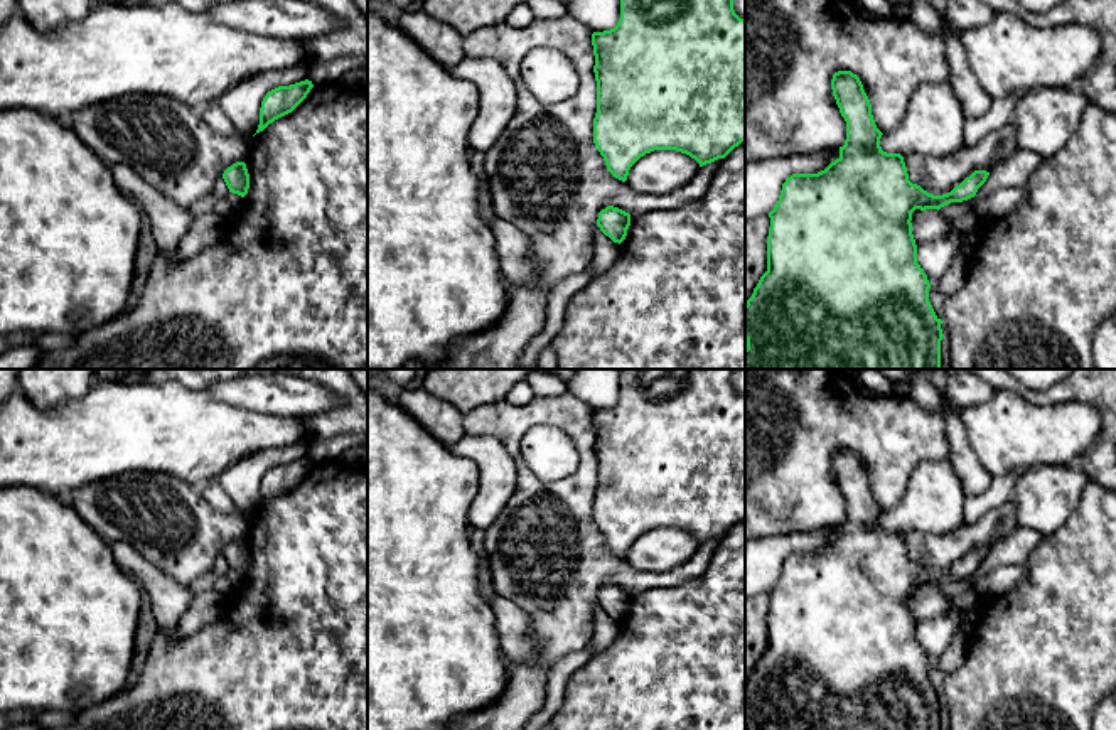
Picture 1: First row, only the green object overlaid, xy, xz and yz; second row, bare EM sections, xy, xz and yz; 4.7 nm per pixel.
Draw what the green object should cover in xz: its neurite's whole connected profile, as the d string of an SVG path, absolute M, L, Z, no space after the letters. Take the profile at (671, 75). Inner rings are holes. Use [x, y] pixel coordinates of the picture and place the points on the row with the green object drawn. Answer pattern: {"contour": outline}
{"contour": "M620 0L620 19L610 30L593 32L597 113L593 118L593 143L605 160L607 170L625 182L630 167L654 150L676 150L695 158L700 167L725 158L745 142L745 19L733 10L733 0Z"}

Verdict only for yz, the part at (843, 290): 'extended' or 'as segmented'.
as segmented

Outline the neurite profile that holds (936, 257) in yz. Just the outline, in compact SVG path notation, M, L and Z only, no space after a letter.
M954 229L917 248L917 263L927 275L931 285L937 285L952 261L959 258L959 244L963 238L964 236Z

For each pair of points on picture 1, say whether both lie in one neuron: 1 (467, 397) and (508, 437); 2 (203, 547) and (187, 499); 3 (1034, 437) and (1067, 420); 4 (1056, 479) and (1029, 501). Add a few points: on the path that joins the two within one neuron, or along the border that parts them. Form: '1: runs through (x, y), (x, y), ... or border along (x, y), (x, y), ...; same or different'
1: border along (503, 398), (493, 403), (481, 403), (464, 415); different
2: runs through (194, 535), (187, 528), (187, 511); same
3: runs through (1042, 434), (1054, 434), (1059, 429); same
4: runs through (1049, 486), (1035, 499); same

